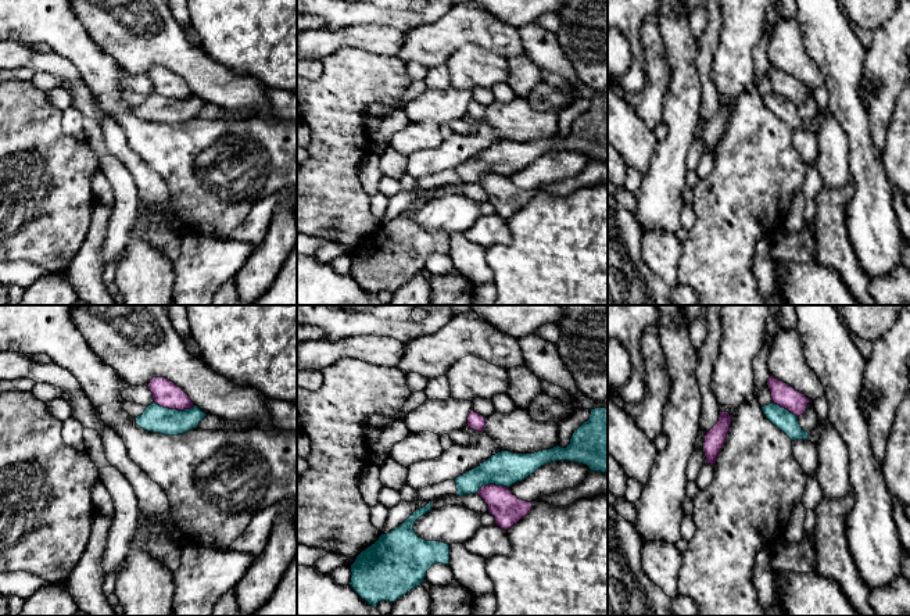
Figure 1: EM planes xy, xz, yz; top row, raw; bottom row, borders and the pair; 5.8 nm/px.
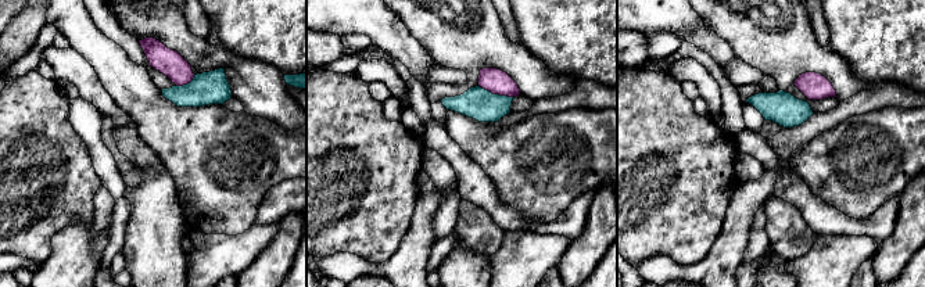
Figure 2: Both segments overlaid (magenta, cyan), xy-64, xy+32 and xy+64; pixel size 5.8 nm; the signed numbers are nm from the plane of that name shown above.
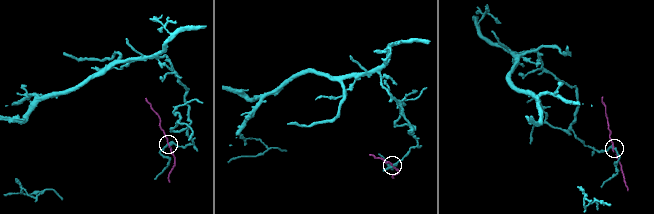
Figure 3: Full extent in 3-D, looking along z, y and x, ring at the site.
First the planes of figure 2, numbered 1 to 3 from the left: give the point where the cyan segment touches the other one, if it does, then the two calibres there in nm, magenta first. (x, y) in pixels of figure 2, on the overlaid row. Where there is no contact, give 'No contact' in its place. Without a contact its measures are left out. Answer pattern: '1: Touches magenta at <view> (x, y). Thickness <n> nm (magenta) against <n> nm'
1: Touches magenta at xy-64 (186, 83). Thickness 150 nm (magenta) against 190 nm
2: Touches magenta at xy+32 (497, 93). Thickness 140 nm (magenta) against 190 nm
3: No contact

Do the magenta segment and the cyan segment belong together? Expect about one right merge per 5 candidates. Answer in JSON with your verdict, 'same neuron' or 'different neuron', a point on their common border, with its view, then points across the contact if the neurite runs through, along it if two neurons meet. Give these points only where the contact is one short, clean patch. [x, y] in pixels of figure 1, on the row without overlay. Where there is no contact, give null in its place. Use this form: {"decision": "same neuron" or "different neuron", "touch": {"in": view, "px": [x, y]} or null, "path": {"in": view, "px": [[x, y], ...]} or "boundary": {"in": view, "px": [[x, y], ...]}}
{"decision": "different neuron", "touch": {"in": "xy", "px": [175, 97]}, "boundary": {"in": "xy", "px": [[154, 90], [178, 99], [189, 99], [194, 95]]}}

